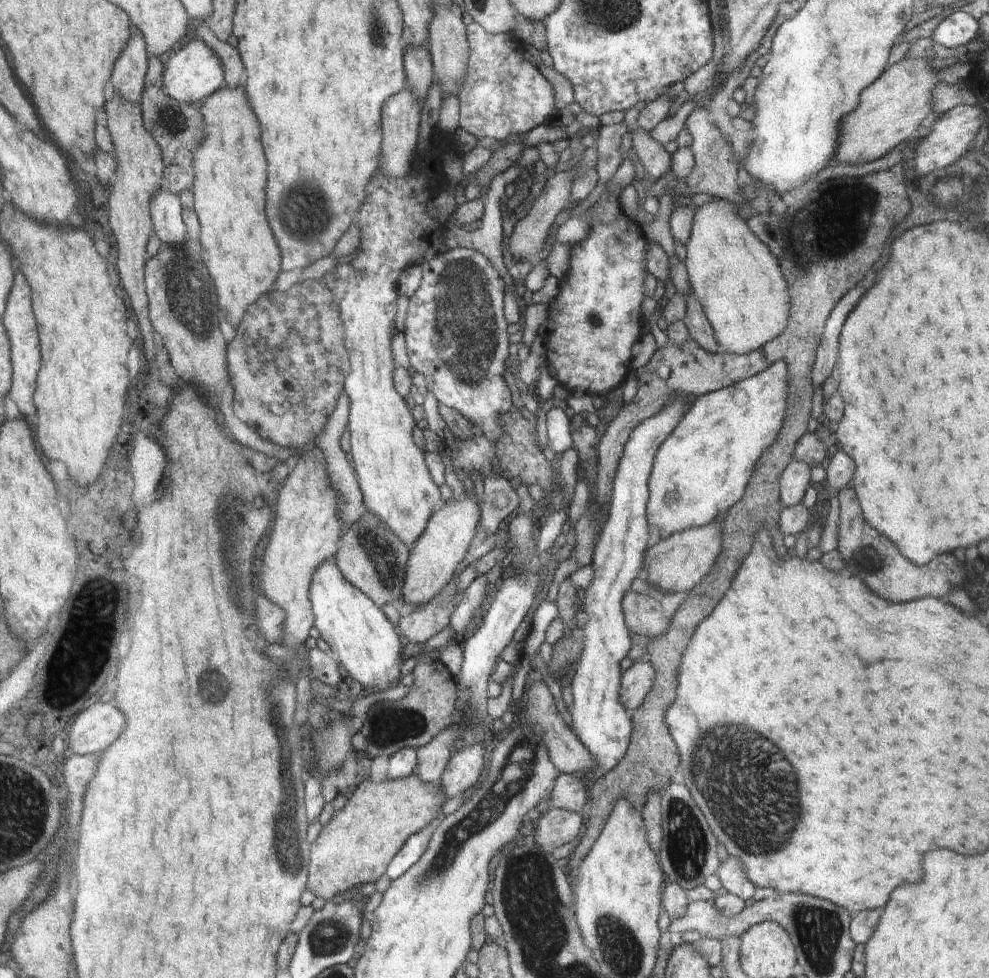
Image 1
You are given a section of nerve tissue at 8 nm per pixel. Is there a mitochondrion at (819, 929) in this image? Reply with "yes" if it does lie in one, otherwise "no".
yes

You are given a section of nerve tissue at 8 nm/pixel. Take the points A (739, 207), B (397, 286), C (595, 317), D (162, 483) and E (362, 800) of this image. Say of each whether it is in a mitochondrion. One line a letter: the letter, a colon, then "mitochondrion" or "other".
A: other
B: other
C: mitochondrion
D: other
E: other

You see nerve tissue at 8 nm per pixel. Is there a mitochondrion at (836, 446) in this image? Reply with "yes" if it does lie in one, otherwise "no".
no

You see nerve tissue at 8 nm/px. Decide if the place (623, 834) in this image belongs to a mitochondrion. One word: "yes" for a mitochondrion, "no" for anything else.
no

